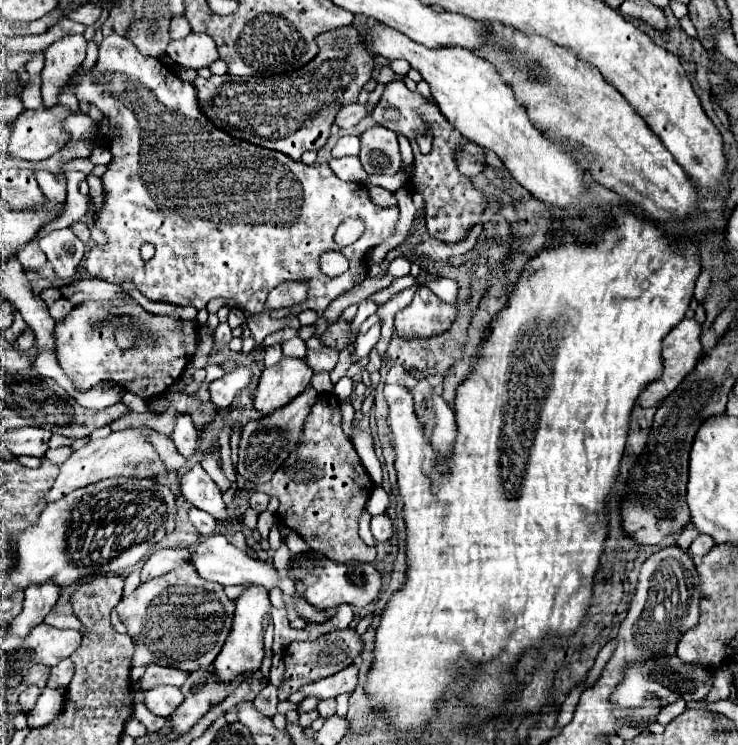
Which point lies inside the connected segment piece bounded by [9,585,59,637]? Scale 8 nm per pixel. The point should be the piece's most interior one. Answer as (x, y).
(39, 601)

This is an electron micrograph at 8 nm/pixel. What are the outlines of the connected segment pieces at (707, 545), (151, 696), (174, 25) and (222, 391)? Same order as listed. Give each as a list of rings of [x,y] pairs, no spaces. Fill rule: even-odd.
[[[699,535],[693,543],[691,543],[691,547],[689,547],[689,553],[695,557],[695,555],[705,555],[705,553],[709,553],[709,549],[715,545],[715,541],[709,537],[709,535]]]
[[[157,685],[145,691],[145,707],[161,717],[169,717],[173,709],[181,703],[181,691],[173,685]]]
[[[177,17],[177,21],[171,21],[171,27],[169,27],[171,39],[183,39],[189,33],[191,33],[191,29],[189,29],[189,23],[185,17]]]
[[[239,365],[235,371],[225,373],[221,379],[209,383],[209,393],[211,401],[217,409],[225,409],[233,403],[233,399],[239,395],[239,391],[247,389],[251,383],[251,367],[249,365]]]

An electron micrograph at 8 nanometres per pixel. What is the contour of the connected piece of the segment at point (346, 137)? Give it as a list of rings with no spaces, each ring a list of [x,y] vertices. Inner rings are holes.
[[[343,133],[335,147],[333,147],[333,157],[347,157],[347,155],[359,155],[359,137],[351,133]]]

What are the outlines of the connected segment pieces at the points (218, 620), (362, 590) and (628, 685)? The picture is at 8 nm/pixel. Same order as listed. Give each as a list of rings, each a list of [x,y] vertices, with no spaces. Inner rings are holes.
[[[183,563],[161,577],[141,583],[129,597],[119,601],[115,611],[135,641],[131,667],[157,663],[189,673],[211,665],[221,651],[233,617],[233,601],[223,593],[221,585],[197,577],[193,565]]]
[[[305,551],[299,553],[289,569],[287,575],[295,581],[295,583],[303,583],[305,585],[305,601],[311,603],[317,609],[331,609],[339,603],[347,603],[347,605],[355,605],[355,607],[365,607],[367,603],[371,603],[377,593],[381,591],[381,575],[379,571],[371,565],[371,563],[337,563],[317,551]]]
[[[663,657],[627,669],[625,679],[619,683],[619,689],[613,693],[613,699],[621,707],[639,707],[645,699],[645,693],[655,693],[661,699],[661,705],[669,705],[675,699],[701,701],[707,695],[709,687],[711,687],[711,673],[705,673],[705,669],[697,669],[697,665],[681,665],[677,657],[669,657],[669,659]]]

